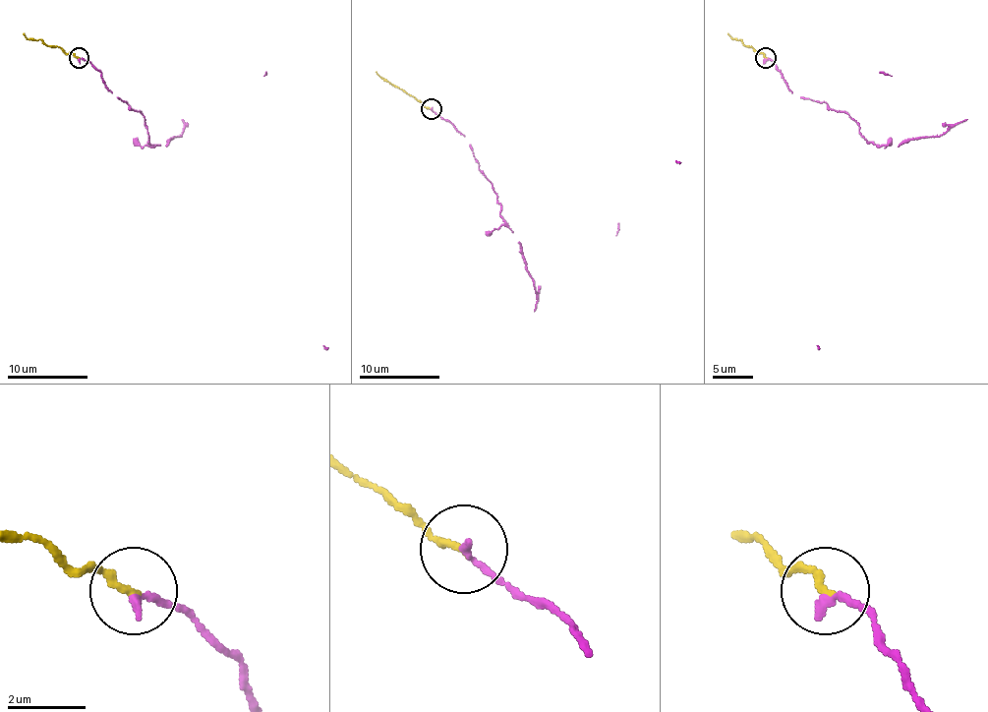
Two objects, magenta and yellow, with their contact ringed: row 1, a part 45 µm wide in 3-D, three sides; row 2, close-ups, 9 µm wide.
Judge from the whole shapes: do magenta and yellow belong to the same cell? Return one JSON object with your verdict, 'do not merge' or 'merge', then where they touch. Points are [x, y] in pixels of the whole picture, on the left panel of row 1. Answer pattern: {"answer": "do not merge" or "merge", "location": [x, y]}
{"answer": "merge", "location": [79, 57]}

